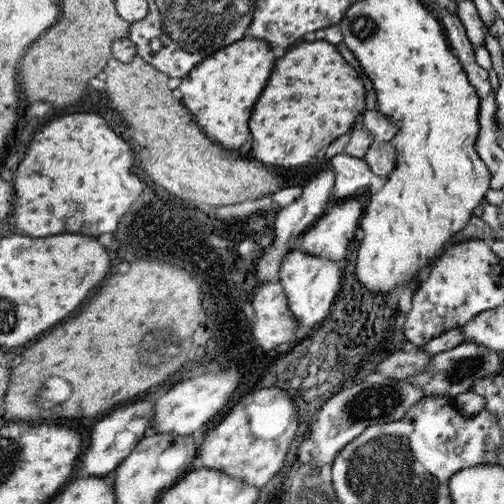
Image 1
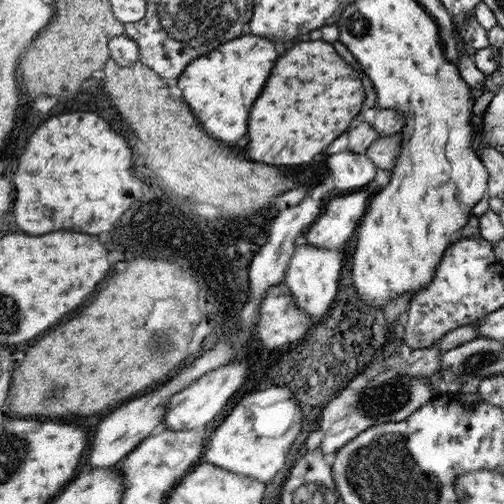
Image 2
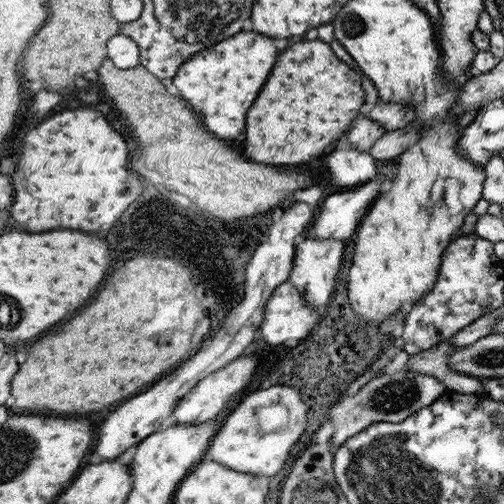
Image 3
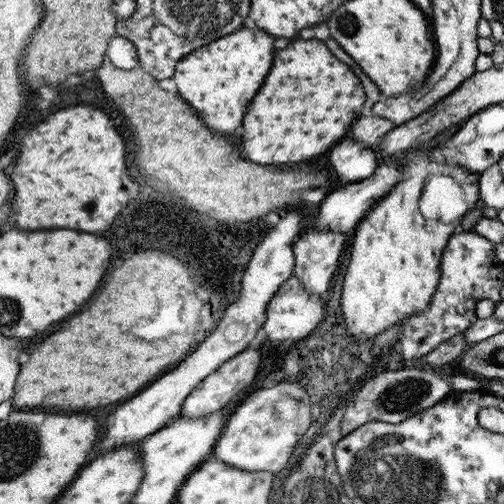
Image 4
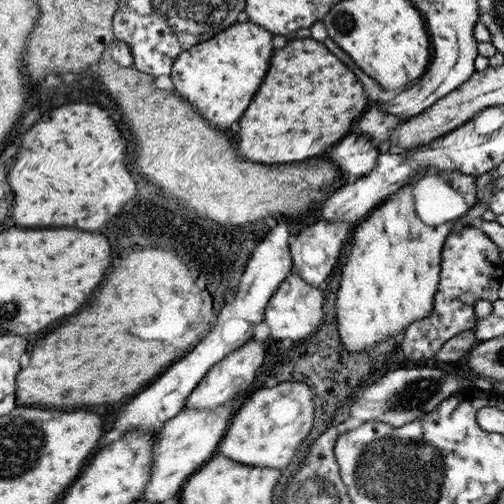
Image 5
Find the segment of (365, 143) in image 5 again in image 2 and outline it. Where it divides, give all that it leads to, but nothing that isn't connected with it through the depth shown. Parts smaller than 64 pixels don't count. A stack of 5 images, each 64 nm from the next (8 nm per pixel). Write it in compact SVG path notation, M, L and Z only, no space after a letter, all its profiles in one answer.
M339 152L329 156L327 166L337 198L365 190L377 172L375 164L367 156L359 156L353 152Z

